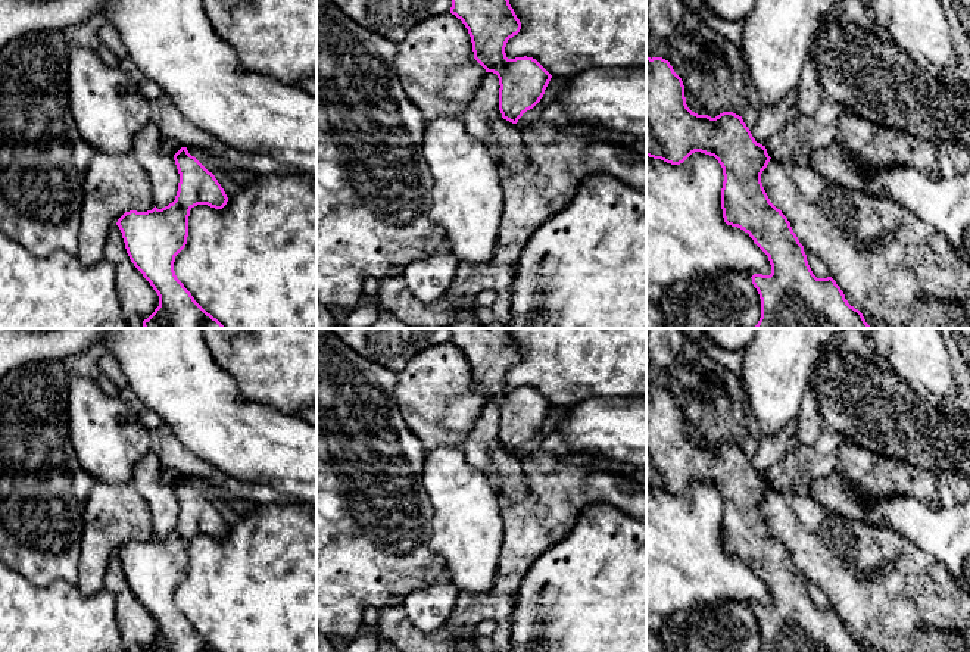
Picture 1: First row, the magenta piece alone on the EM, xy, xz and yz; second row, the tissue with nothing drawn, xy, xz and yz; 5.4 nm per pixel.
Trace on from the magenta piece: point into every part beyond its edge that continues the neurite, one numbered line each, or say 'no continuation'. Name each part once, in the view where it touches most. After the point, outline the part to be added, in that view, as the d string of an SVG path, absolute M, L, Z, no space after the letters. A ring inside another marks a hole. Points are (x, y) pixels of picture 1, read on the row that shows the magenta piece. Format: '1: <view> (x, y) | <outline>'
no continuation

